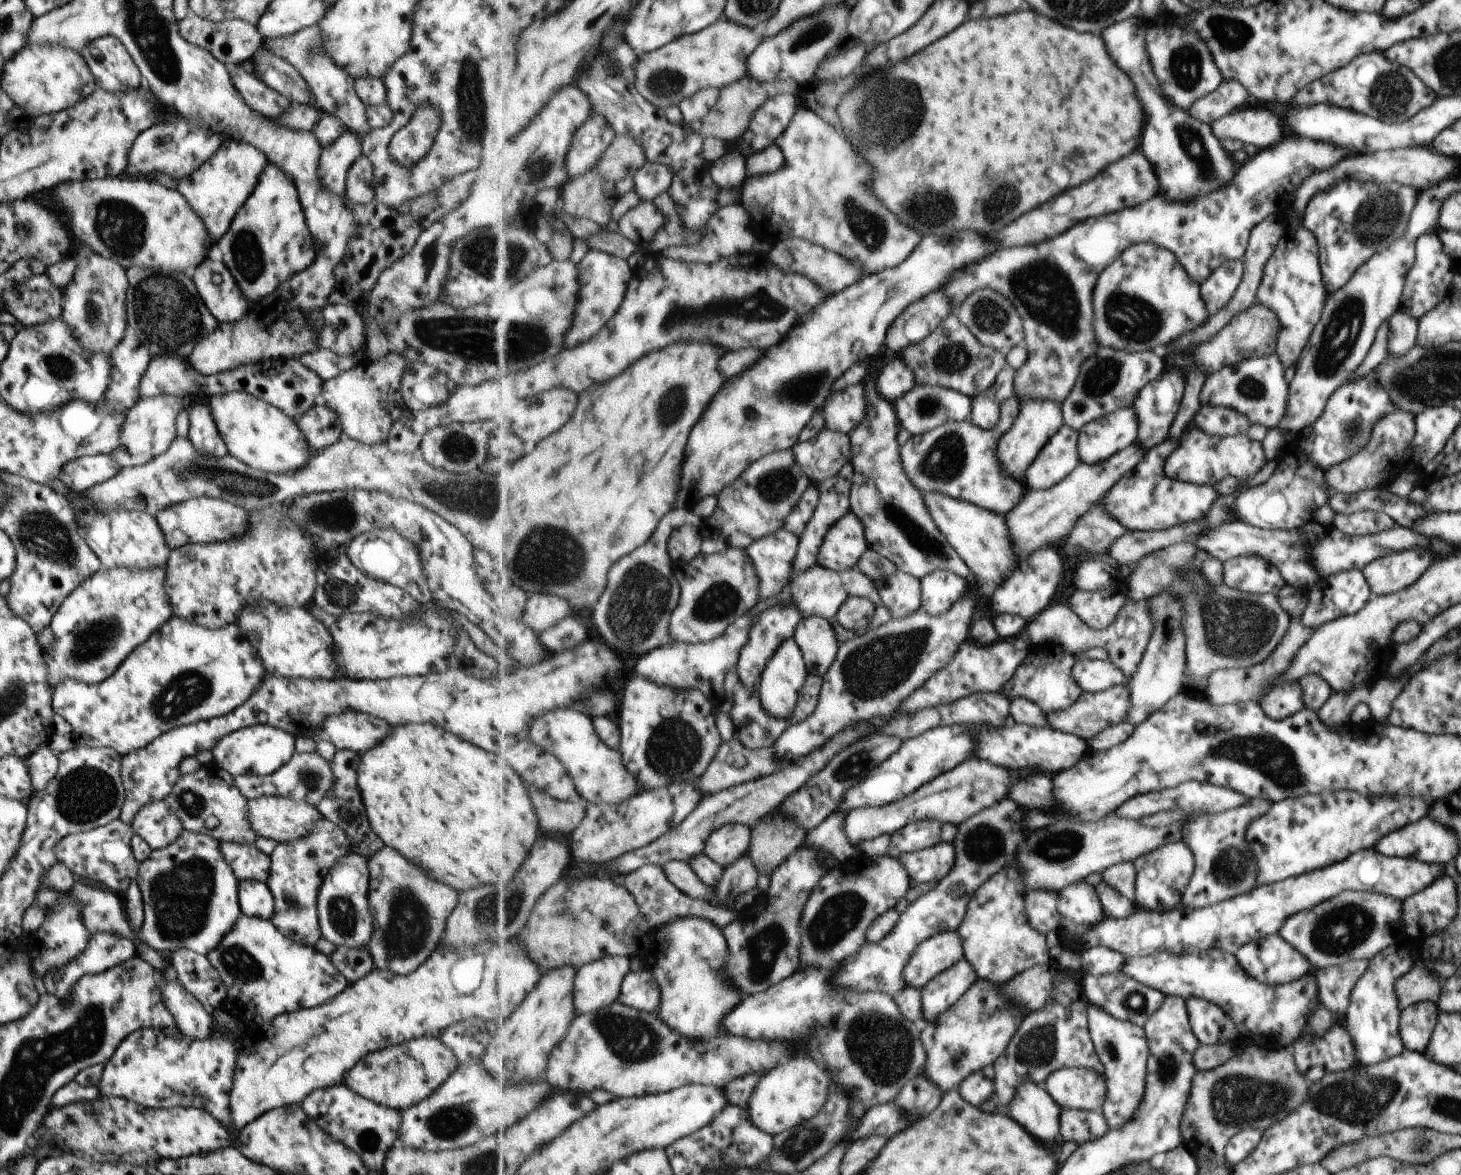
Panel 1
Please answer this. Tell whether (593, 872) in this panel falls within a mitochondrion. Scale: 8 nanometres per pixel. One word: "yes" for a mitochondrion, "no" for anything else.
no

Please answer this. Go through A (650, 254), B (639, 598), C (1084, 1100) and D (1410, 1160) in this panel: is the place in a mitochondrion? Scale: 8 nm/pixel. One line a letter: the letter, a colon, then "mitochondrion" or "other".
A: other
B: mitochondrion
C: other
D: other

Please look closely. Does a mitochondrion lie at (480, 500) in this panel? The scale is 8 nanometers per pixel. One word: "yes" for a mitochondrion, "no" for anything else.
yes

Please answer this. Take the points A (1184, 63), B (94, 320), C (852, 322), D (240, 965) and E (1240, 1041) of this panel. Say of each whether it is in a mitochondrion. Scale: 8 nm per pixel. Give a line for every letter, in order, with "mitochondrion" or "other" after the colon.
A: mitochondrion
B: mitochondrion
C: other
D: mitochondrion
E: other

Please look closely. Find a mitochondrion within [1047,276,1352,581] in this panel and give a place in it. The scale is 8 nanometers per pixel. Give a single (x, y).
(1132, 318)

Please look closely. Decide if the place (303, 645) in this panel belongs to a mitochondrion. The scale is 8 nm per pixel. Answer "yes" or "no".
no

